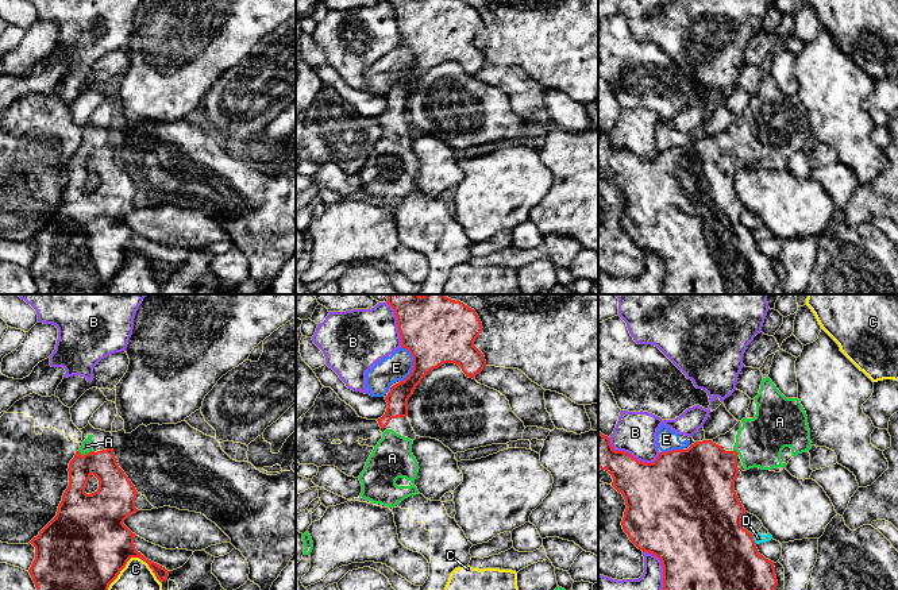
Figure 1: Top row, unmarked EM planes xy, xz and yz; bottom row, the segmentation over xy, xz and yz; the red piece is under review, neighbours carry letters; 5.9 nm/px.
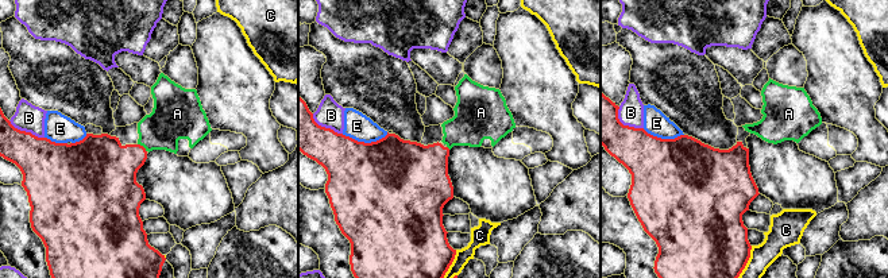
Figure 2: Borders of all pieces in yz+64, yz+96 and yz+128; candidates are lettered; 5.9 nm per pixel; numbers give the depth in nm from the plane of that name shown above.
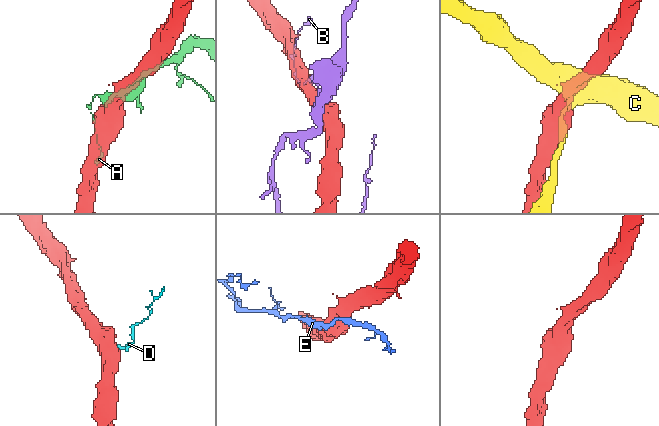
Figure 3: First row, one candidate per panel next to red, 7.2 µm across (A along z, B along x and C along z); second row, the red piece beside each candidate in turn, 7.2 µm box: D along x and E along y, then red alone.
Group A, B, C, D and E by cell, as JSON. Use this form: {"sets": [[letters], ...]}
{"sets": [["A"], ["B"], ["C"], ["D"], ["E"]]}

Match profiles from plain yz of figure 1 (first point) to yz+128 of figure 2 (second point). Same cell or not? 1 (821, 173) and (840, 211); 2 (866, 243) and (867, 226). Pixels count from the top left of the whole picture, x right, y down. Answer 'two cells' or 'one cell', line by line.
1: two cells
2: two cells

